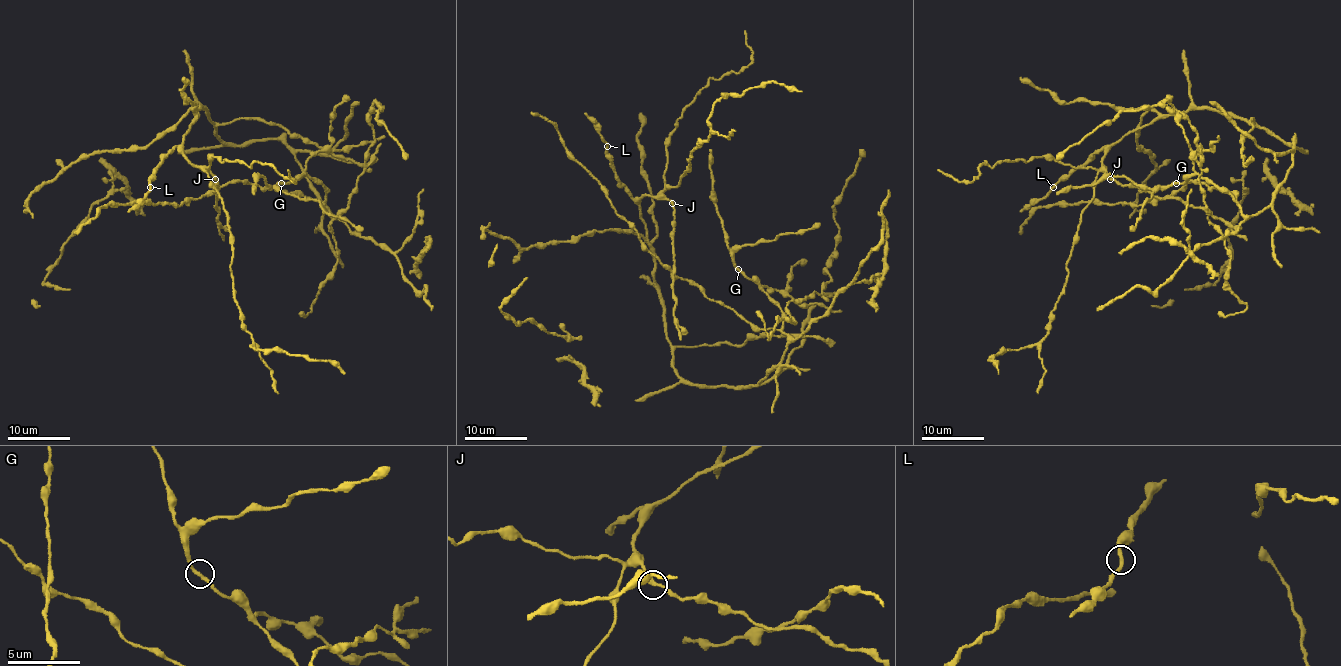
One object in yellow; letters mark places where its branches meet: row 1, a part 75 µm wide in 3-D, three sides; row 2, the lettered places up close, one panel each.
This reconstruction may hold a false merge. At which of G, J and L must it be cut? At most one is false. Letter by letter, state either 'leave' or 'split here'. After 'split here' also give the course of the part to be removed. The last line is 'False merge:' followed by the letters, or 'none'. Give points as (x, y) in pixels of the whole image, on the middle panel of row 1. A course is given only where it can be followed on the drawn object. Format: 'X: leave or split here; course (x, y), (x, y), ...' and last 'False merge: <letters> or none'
G: leave
J: leave
L: leave
False merge: none

